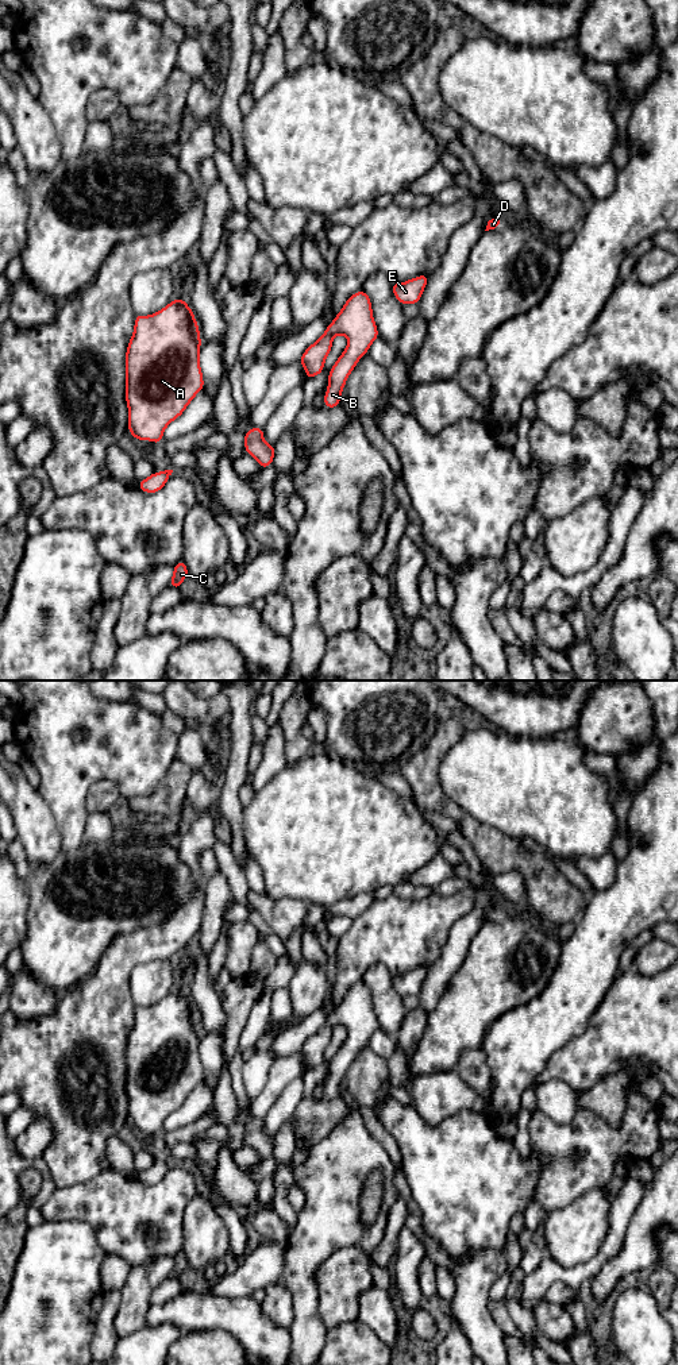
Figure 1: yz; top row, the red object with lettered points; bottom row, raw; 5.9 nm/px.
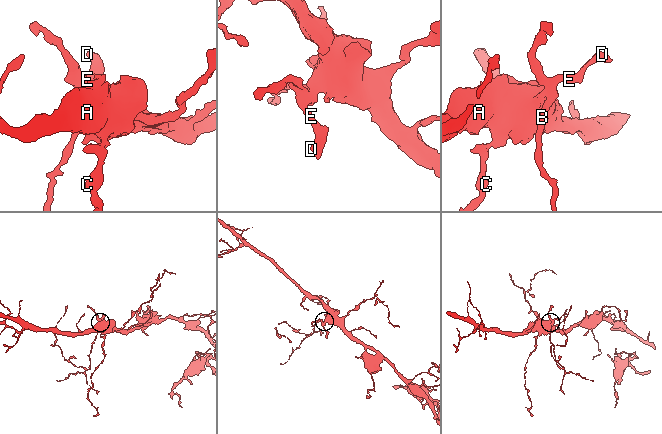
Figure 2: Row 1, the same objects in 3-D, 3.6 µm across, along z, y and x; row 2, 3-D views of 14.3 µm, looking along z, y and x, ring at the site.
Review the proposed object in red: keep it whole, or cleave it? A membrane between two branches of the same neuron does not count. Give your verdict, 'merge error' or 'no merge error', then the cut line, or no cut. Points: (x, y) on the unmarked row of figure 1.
no merge error | no cut

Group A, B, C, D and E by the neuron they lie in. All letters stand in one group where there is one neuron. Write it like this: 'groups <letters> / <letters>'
groups A B C D E

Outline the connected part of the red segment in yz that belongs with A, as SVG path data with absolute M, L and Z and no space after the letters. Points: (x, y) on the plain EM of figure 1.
M184 990L159 1003L135 1006L126 1044L128 1122L136 1131L162 1133L165 1119L204 1080L199 1015Z

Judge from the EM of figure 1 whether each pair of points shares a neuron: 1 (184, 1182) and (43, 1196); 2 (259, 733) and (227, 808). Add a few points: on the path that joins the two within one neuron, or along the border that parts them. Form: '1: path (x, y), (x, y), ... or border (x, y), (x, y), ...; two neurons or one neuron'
1: border (56, 1187), (50, 1198), (39, 1209); two neurons
2: border (250, 717), (254, 743); two neurons

